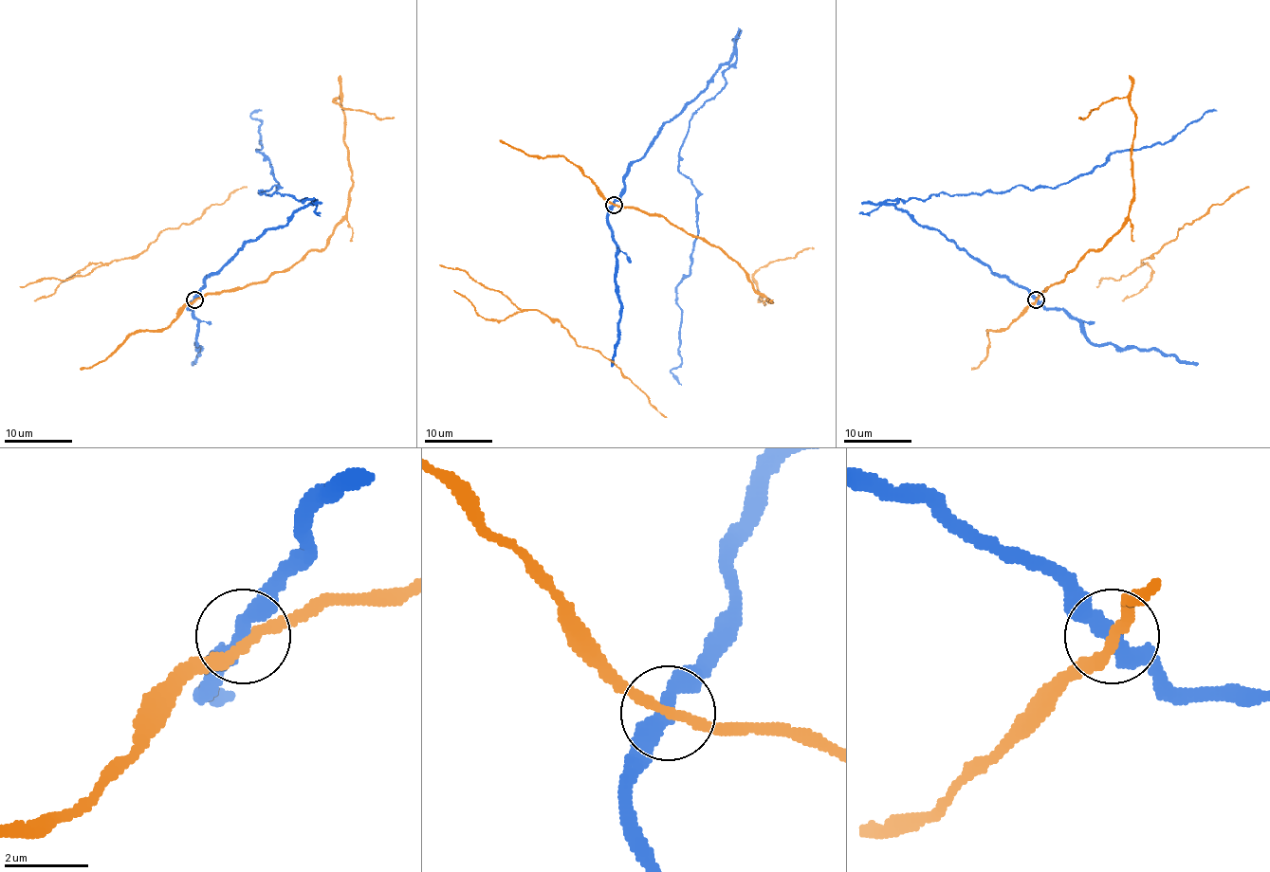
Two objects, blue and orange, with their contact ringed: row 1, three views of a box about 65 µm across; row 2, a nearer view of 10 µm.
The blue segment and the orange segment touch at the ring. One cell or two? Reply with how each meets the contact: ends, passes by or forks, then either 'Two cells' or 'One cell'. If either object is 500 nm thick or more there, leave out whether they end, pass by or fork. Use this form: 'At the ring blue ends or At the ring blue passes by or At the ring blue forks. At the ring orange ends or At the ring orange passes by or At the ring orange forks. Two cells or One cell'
At the ring blue passes by. At the ring orange passes by. Two cells

